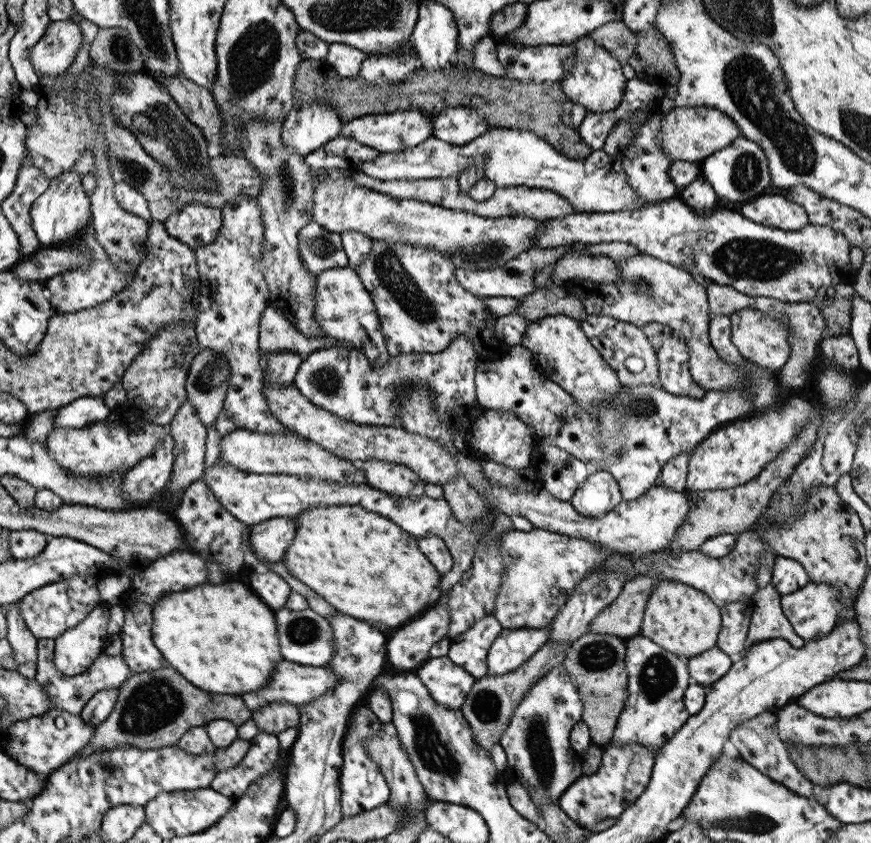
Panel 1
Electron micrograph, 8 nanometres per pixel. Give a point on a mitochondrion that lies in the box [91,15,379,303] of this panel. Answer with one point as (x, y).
(252, 57)

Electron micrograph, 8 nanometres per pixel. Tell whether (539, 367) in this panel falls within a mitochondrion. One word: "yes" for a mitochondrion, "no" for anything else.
no

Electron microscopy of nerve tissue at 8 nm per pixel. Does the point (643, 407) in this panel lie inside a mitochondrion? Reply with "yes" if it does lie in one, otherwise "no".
yes

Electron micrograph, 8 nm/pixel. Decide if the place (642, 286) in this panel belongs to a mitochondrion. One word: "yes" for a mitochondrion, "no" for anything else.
yes

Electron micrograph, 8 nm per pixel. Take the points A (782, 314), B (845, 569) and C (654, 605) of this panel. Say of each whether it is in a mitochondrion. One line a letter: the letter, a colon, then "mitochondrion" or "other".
A: other
B: other
C: other

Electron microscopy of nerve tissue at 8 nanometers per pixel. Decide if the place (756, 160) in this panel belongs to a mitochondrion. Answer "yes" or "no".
yes

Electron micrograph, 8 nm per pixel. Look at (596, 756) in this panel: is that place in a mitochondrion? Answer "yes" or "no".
no

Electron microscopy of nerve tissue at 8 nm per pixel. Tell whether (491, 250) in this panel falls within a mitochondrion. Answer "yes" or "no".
yes

